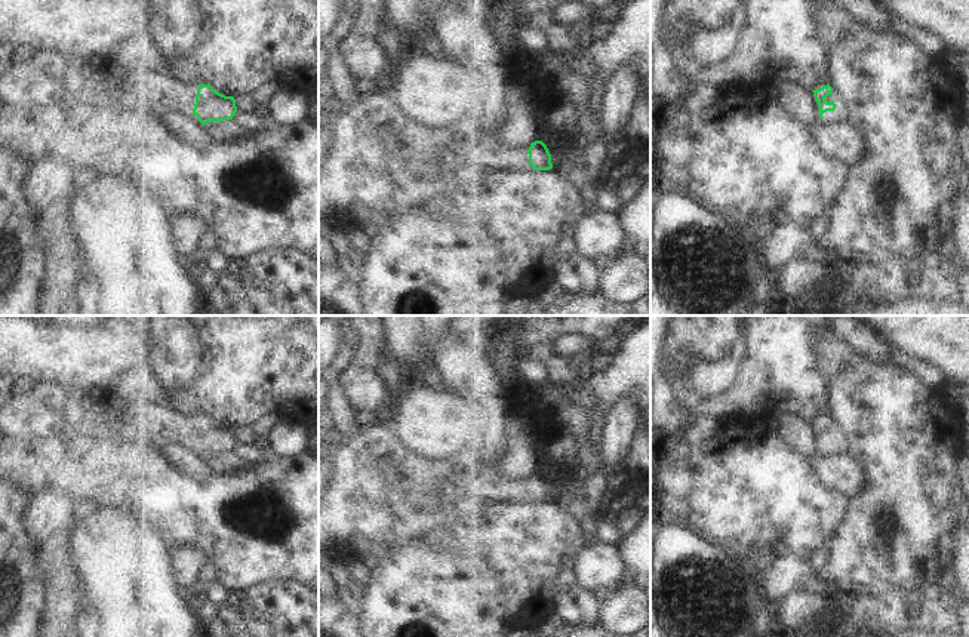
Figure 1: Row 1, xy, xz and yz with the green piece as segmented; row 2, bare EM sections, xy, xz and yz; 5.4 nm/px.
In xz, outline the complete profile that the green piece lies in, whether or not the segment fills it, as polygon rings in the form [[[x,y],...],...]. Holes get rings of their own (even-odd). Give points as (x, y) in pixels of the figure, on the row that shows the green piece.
[[[390,92],[367,93],[339,111],[333,121],[332,142],[319,172],[319,221],[324,221],[330,210],[348,209],[351,203],[370,209],[410,206],[439,188],[470,188],[498,170],[525,170],[529,166],[533,170],[553,169],[551,154],[542,141],[517,150],[508,138],[467,120],[430,129],[410,120]]]

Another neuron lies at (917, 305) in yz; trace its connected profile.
[[[913,298],[889,305],[864,305],[845,316],[969,316],[969,307],[954,301]]]

